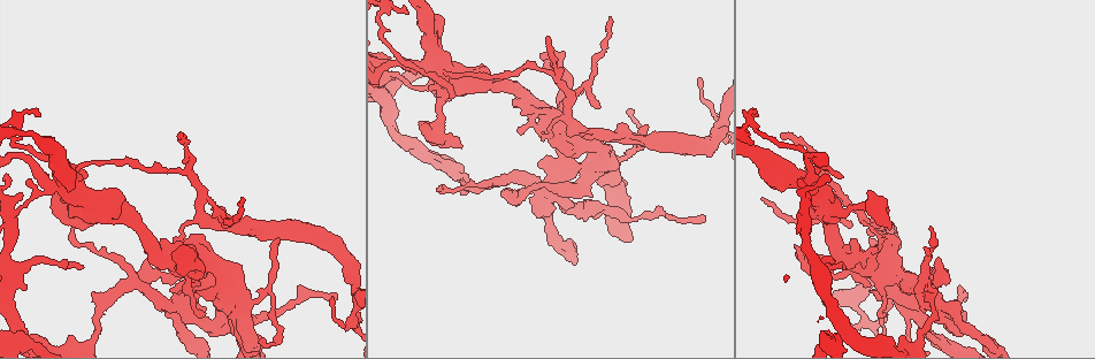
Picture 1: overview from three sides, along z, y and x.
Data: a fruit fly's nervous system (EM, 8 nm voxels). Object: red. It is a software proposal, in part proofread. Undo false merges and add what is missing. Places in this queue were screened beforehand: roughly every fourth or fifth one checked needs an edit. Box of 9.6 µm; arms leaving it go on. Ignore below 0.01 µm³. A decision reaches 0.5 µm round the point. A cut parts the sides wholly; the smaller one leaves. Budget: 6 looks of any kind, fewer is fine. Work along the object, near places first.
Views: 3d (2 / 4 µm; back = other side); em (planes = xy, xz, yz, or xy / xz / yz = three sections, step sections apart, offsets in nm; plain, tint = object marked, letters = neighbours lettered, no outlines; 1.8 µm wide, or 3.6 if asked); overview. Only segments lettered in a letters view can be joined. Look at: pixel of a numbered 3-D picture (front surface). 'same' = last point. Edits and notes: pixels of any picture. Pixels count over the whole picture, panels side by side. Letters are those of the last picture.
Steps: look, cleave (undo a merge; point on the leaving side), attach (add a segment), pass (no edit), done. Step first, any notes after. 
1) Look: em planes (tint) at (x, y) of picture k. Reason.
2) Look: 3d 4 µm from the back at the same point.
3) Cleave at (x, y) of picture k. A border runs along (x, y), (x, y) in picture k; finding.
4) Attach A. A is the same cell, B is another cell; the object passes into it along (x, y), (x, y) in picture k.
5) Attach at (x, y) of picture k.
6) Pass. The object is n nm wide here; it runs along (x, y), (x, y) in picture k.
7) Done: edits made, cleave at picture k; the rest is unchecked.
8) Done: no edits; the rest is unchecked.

Look: em yz step 8 (tint) at (644, 139) of picture 1.

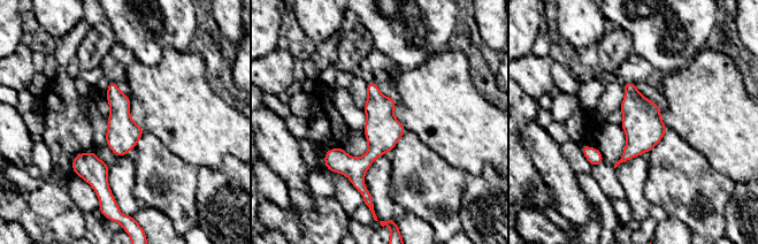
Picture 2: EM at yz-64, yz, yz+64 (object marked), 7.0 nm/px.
Look: em planes (tint) at the same point.

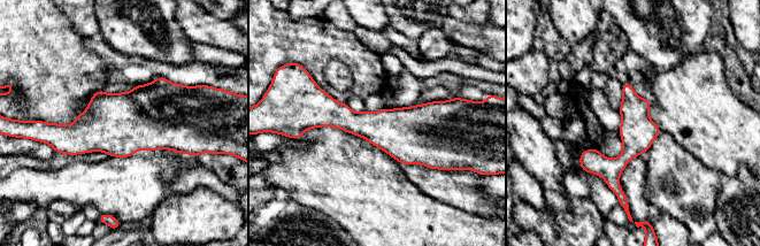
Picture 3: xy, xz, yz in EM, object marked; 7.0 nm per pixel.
Look: em planes (letters) at the same point.

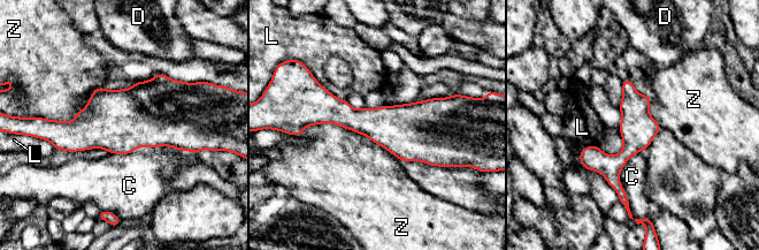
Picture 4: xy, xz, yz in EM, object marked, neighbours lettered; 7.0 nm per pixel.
Pass. The object is 240 nm wide here; the longest contact is with Z, 700 nm; C, D, L and Z are other cells; all the same cell.

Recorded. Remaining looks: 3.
Look: 3d 2 µm at (542, 55) of picture 1. An open end.

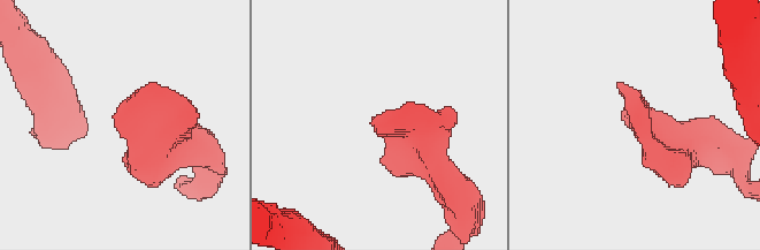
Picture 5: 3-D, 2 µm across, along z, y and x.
Look: em planes (tint) at (633, 102) of picture 5.

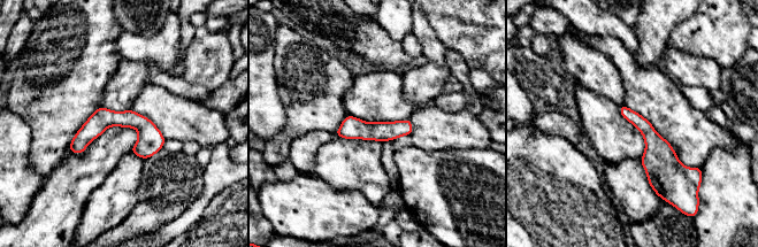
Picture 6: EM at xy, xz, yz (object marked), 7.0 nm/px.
Look: em planes (letters) at the same point.

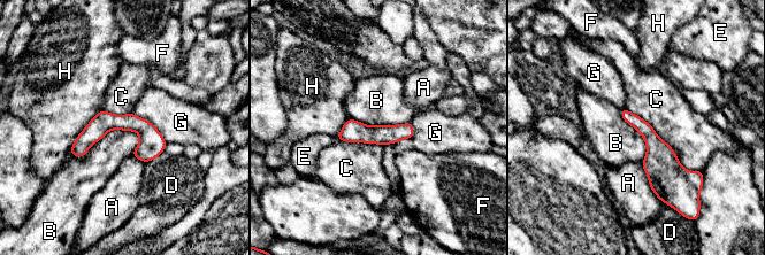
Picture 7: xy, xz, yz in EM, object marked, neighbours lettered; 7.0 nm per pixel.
Pass. A, B, C, D, E, F, G and H are other cells; no lettered segment goes on from it.

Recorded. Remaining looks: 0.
Done: no edits; the rest is unchecked.

